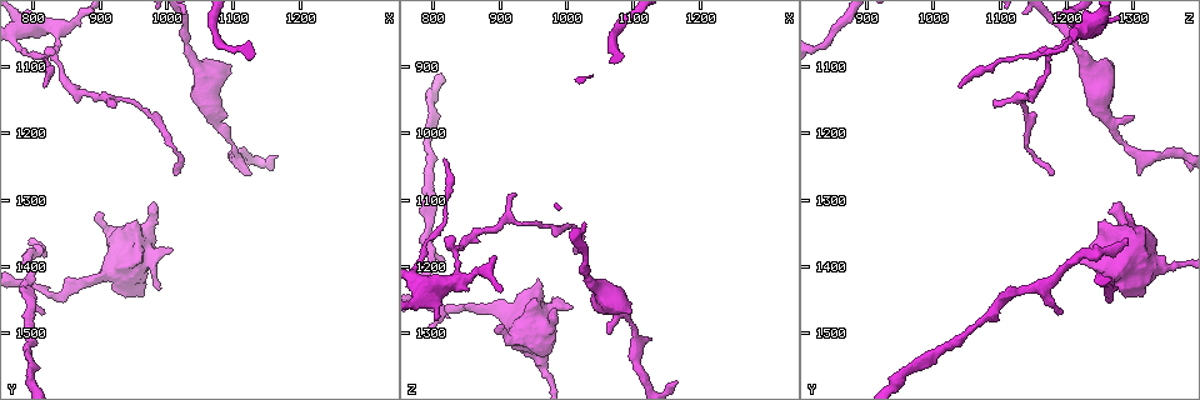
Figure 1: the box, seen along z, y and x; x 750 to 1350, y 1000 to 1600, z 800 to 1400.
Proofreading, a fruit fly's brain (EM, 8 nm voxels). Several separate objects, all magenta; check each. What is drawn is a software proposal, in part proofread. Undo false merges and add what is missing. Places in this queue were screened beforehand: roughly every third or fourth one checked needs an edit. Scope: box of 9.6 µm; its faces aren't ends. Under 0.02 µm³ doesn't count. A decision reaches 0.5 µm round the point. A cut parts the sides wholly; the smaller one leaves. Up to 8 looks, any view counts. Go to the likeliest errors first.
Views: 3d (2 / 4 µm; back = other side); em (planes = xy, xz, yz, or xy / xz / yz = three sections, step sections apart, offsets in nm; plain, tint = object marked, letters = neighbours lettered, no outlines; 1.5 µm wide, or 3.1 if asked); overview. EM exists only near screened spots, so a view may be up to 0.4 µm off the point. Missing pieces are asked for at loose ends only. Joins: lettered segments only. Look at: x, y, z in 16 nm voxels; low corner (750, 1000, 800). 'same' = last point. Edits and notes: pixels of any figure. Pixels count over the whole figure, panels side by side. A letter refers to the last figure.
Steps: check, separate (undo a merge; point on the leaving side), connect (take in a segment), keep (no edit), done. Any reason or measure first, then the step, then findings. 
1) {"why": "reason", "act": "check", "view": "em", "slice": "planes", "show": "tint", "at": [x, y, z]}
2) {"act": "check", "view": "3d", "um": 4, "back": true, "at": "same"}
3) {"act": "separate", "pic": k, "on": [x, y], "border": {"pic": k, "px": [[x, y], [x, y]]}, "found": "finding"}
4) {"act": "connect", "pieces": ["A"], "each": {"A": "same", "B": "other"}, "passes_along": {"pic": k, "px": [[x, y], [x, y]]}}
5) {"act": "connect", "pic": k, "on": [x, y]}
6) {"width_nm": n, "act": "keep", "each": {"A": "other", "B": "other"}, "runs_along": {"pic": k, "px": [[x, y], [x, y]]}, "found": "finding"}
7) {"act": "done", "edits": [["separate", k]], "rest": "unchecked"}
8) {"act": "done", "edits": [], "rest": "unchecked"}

{"why": "an open end", "act": "check", "view": "3d", "um": 4, "at": [790, 1365, 1295]}

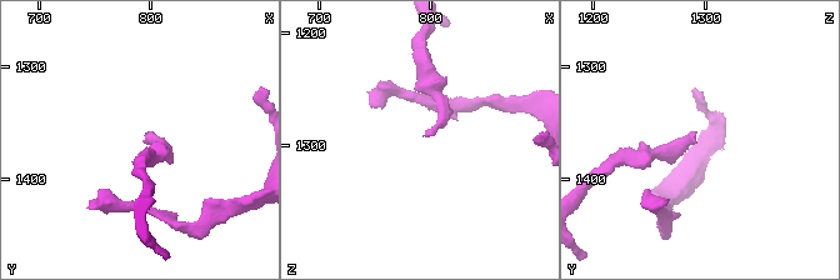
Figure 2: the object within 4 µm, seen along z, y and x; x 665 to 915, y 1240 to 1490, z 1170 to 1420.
{"why": "need the tissue", "act": "check", "view": "em", "slice": "yz", "step": 4, "show": "tint", "at": [794, 1360, 1288]}

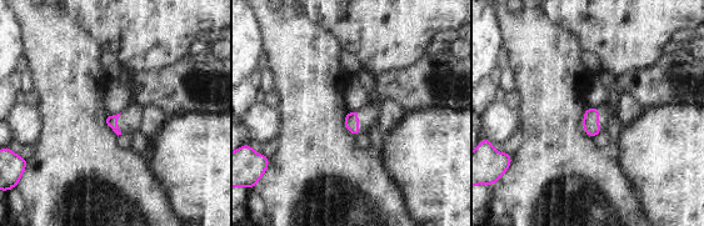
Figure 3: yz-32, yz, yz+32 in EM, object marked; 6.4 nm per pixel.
{"act": "check", "view": "em", "slice": "planes", "show": "letters", "at": "same"}

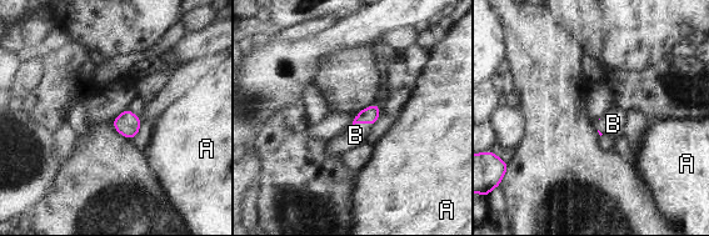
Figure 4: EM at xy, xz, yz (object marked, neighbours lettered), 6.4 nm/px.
{"act": "connect", "pieces": ["B"], "each": {"A": "other", "B": "same"}, "passes_along": {"pic": 4, "px": [[370, 115], [363, 122], [355, 135]]}, "found": "the neuron continues"}

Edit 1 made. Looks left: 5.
{"why": "free end", "act": "check", "view": "em", "slice": "yz", "step": 4, "show": "letters", "at": [890, 1315, 1295]}

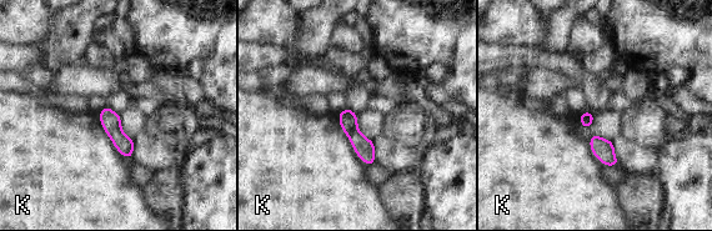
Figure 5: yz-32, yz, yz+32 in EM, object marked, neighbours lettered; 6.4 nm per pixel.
{"act": "check", "view": "em", "slice": "planes", "show": "letters", "at": "same"}

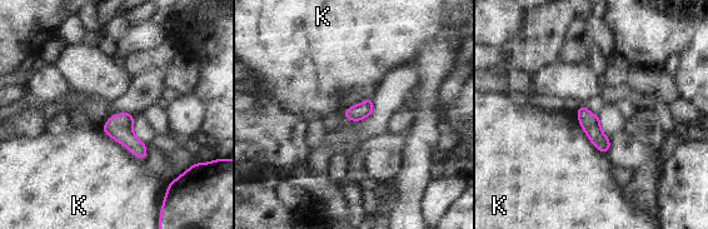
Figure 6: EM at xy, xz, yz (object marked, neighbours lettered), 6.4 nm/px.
{"act": "keep", "each": {"K": "other"}, "border": {"pic": 6, "px": [[574, 113], [587, 138], [607, 154]]}, "found": "none of them fits"}

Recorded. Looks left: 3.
{"why": "branch stops here", "act": "check", "view": "3d", "um": 4, "at": [1095, 1095, 1270]}

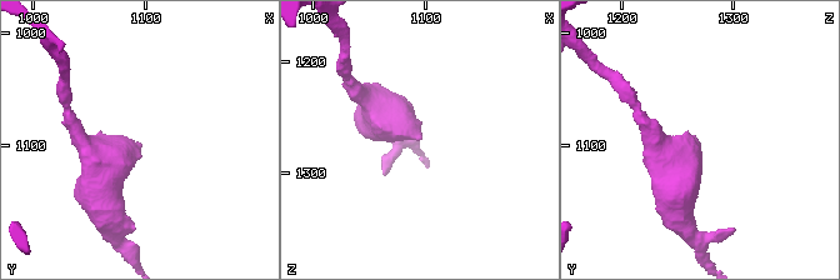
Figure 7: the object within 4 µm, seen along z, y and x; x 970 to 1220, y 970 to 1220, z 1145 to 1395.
{"act": "check", "view": "em", "slice": "planes", "show": "tint", "at": [1098, 1098, 1270]}

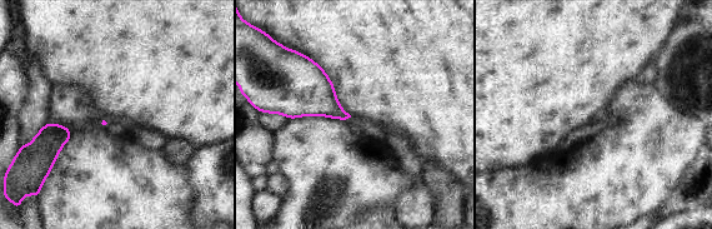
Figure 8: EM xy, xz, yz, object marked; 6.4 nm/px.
{"act": "check", "view": "em", "slice": "planes", "show": "letters", "at": "same"}

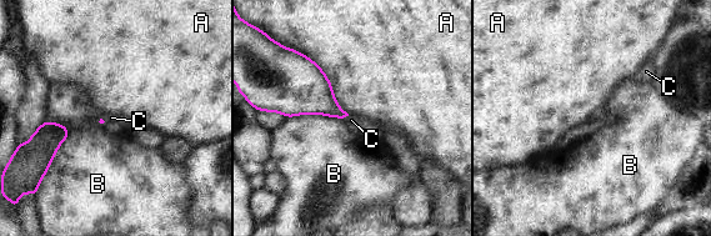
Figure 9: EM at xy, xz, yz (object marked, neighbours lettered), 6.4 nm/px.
{"longest_contact_nm": ["A", 550], "act": "connect", "pieces": ["C"], "each": {"A": "other", "B": "other", "C": "same"}, "found": "the neuron continues"}

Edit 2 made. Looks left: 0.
{"act": "done", "edits": [["connect", 4], ["connect", 9]], "rest": "unchecked"}

